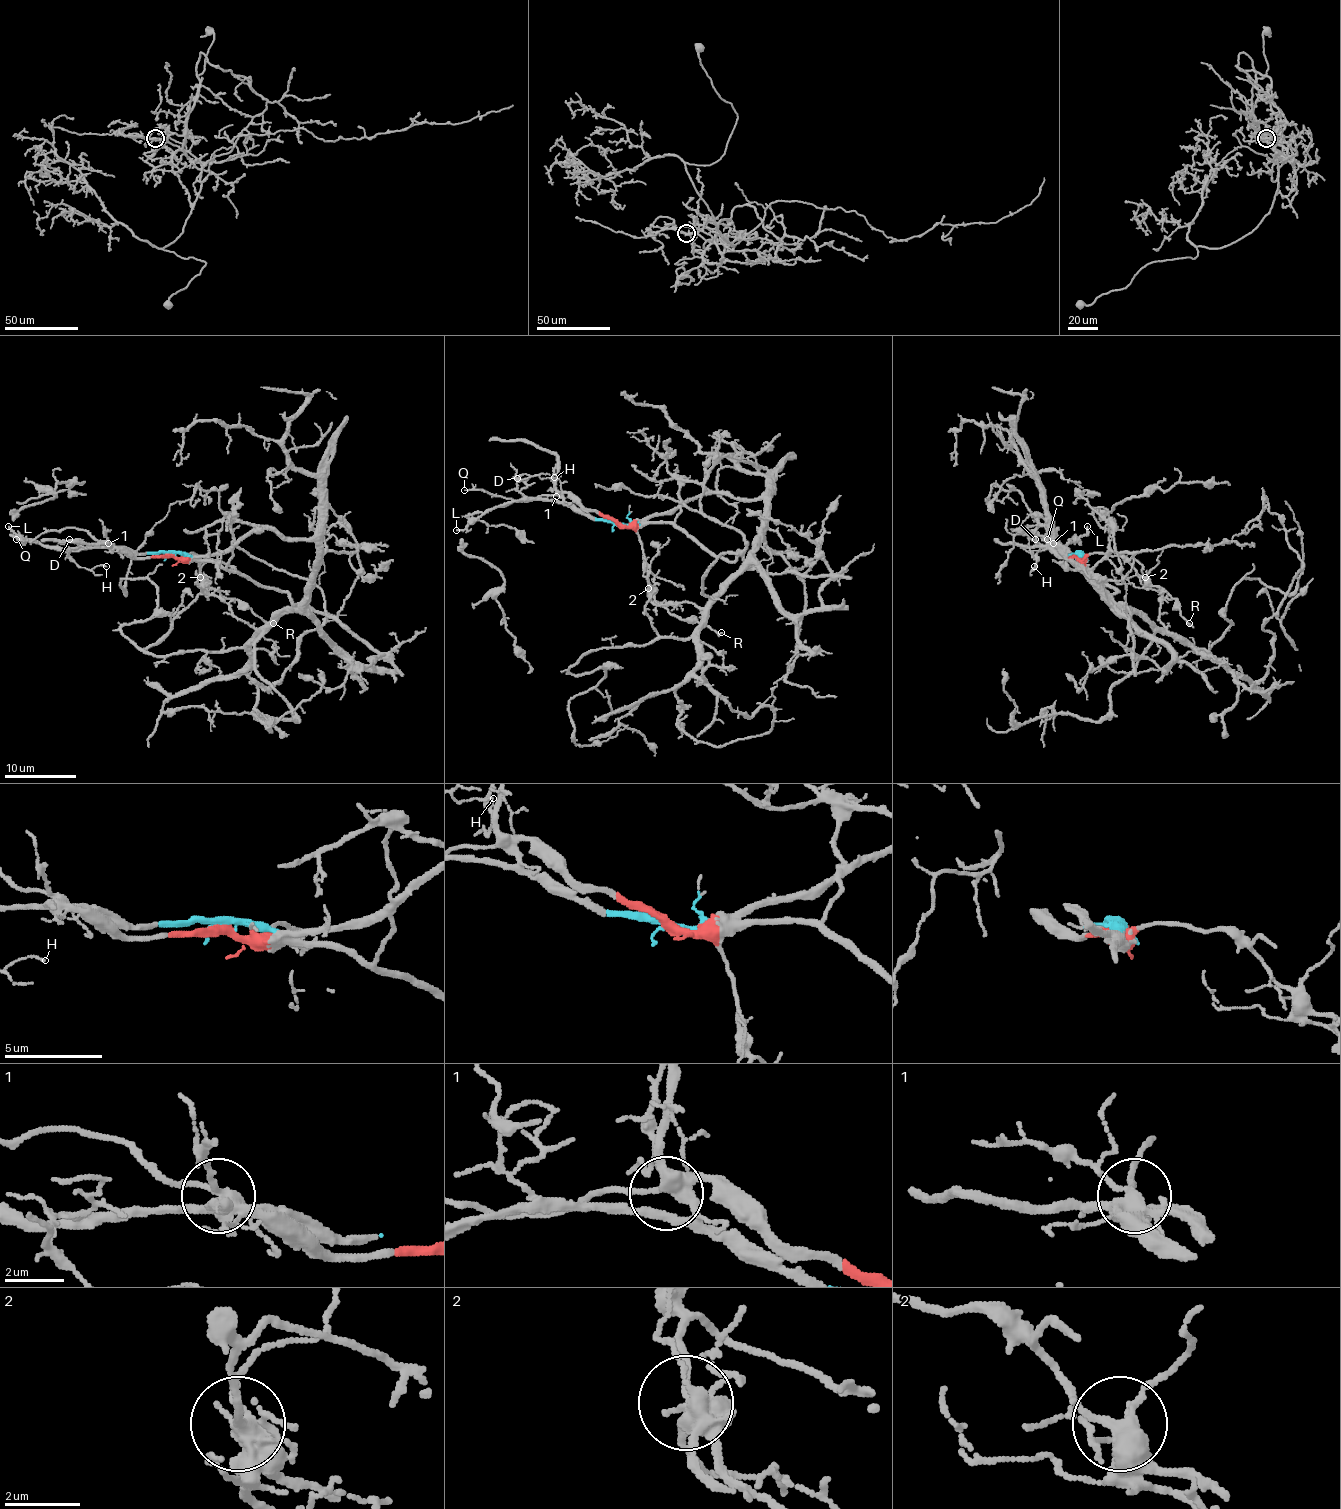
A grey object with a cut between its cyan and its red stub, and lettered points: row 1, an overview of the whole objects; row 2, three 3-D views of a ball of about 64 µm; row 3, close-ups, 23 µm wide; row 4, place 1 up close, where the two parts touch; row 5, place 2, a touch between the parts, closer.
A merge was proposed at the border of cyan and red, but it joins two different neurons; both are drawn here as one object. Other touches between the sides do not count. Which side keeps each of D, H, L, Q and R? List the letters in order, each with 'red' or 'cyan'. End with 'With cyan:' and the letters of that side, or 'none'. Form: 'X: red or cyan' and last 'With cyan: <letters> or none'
D: cyan
H: cyan
L: cyan
Q: cyan
R: red
With cyan: D, H, L, Q

